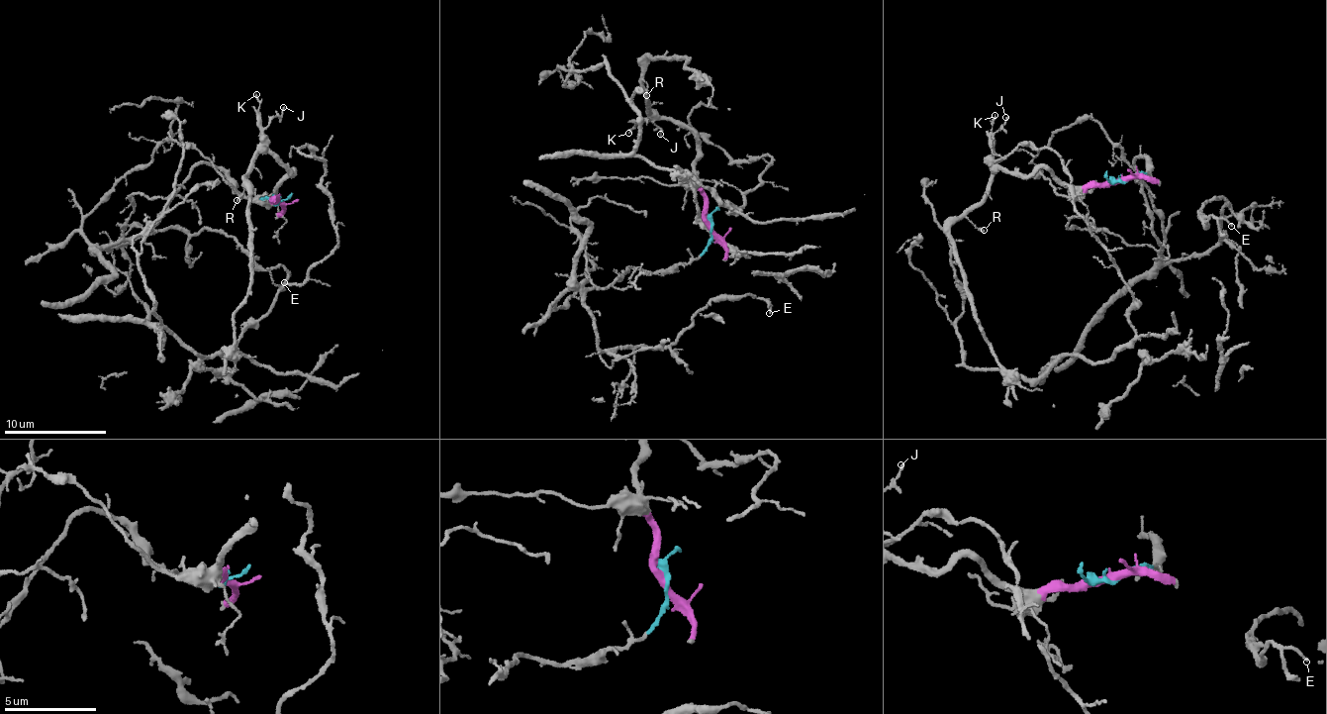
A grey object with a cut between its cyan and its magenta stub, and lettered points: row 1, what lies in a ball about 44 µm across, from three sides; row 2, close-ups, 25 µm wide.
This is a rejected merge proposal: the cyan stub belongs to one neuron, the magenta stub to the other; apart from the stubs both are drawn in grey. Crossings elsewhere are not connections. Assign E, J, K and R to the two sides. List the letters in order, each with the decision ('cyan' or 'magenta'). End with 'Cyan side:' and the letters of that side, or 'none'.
E: cyan
J: magenta
K: magenta
R: magenta
Cyan side: E

